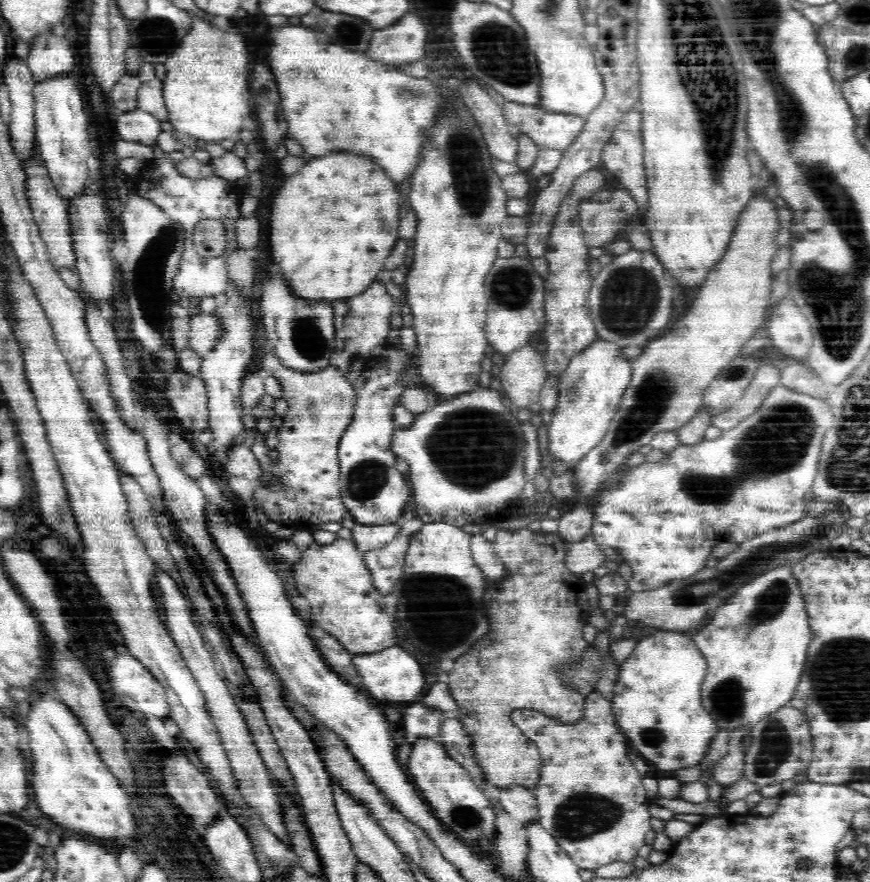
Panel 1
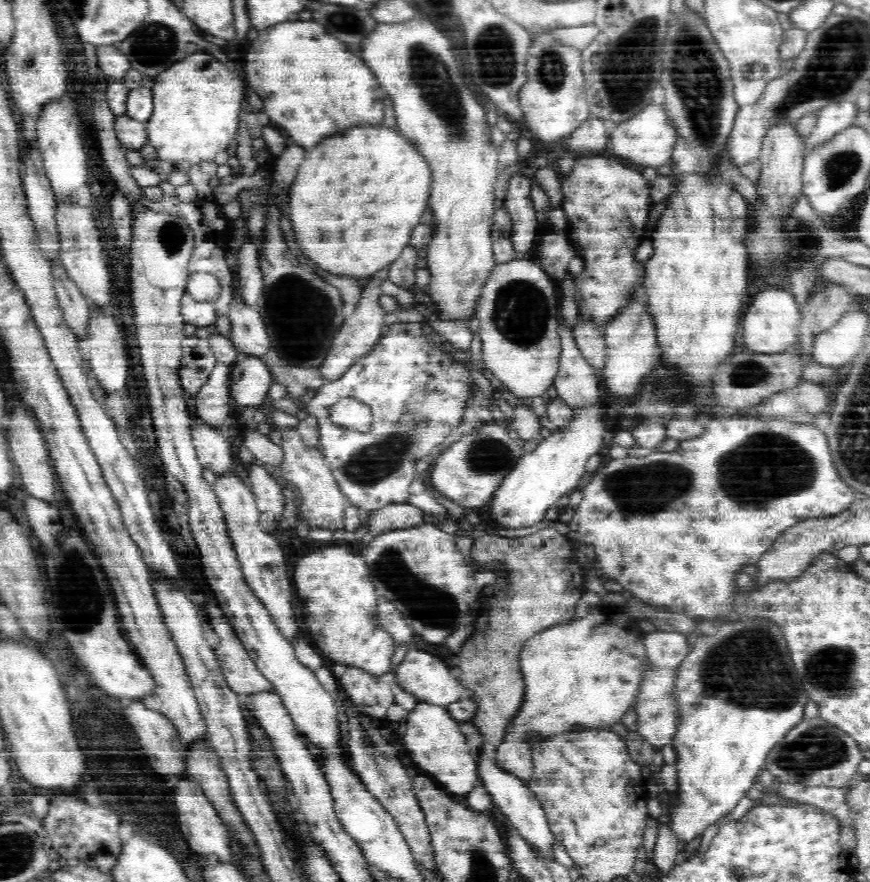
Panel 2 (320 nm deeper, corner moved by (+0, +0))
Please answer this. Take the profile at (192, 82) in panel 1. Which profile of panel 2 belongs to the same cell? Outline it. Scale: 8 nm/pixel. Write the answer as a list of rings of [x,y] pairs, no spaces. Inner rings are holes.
[[[197,49],[176,64],[169,65],[164,72],[154,78],[153,85],[154,112],[147,120],[149,143],[155,148],[159,158],[176,165],[188,165],[200,160],[213,160],[216,153],[227,150],[228,145],[237,137],[240,112],[246,100],[246,80],[242,74],[230,72],[224,62]]]

